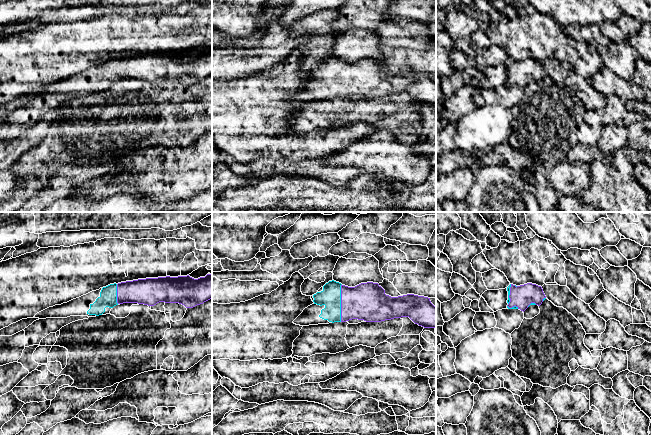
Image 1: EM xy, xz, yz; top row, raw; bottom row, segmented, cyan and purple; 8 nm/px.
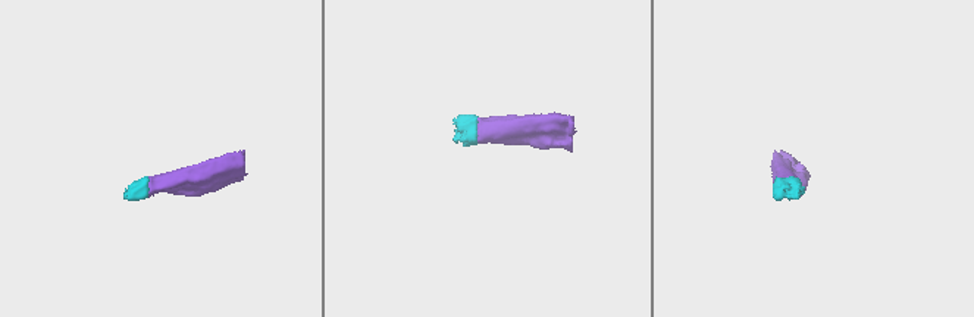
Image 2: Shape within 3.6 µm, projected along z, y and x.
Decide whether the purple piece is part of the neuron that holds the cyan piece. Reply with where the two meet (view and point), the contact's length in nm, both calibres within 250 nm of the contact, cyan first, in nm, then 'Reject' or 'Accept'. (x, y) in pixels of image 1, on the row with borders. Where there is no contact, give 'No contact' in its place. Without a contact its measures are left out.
Touches cyan at xz (340, 303). Shared border 300 nm. Thickness 160 nm (cyan) against 300 nm. Accept

